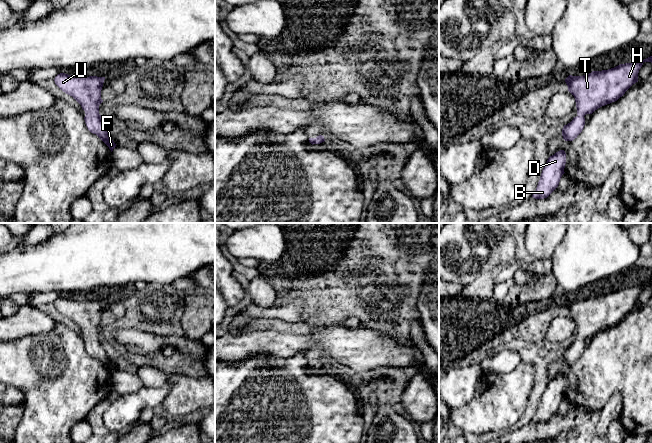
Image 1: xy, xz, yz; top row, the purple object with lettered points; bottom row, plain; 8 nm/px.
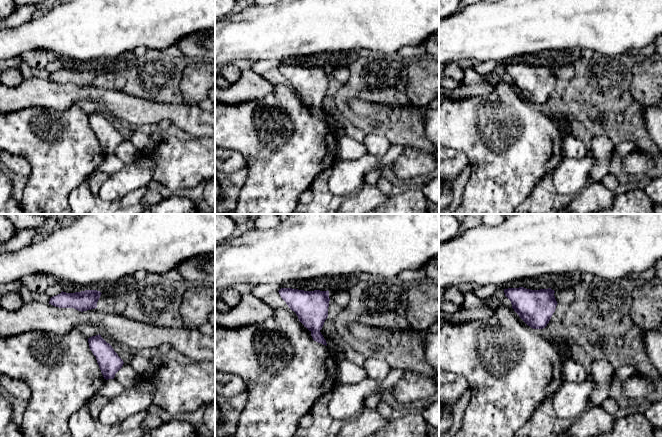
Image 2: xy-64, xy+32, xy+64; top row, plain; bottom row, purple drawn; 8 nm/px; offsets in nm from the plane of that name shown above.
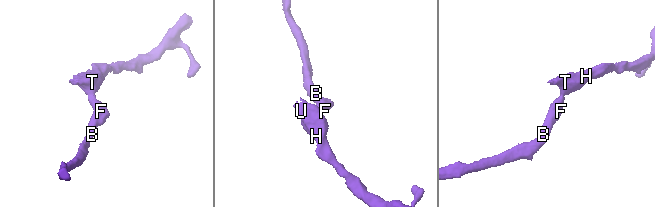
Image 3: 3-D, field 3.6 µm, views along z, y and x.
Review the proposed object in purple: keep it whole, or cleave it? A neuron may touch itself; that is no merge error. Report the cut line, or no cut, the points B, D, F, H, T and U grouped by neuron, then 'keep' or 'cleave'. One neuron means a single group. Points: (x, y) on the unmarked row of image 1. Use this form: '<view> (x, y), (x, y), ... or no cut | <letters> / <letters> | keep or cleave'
no cut | B D F H T U | keep

